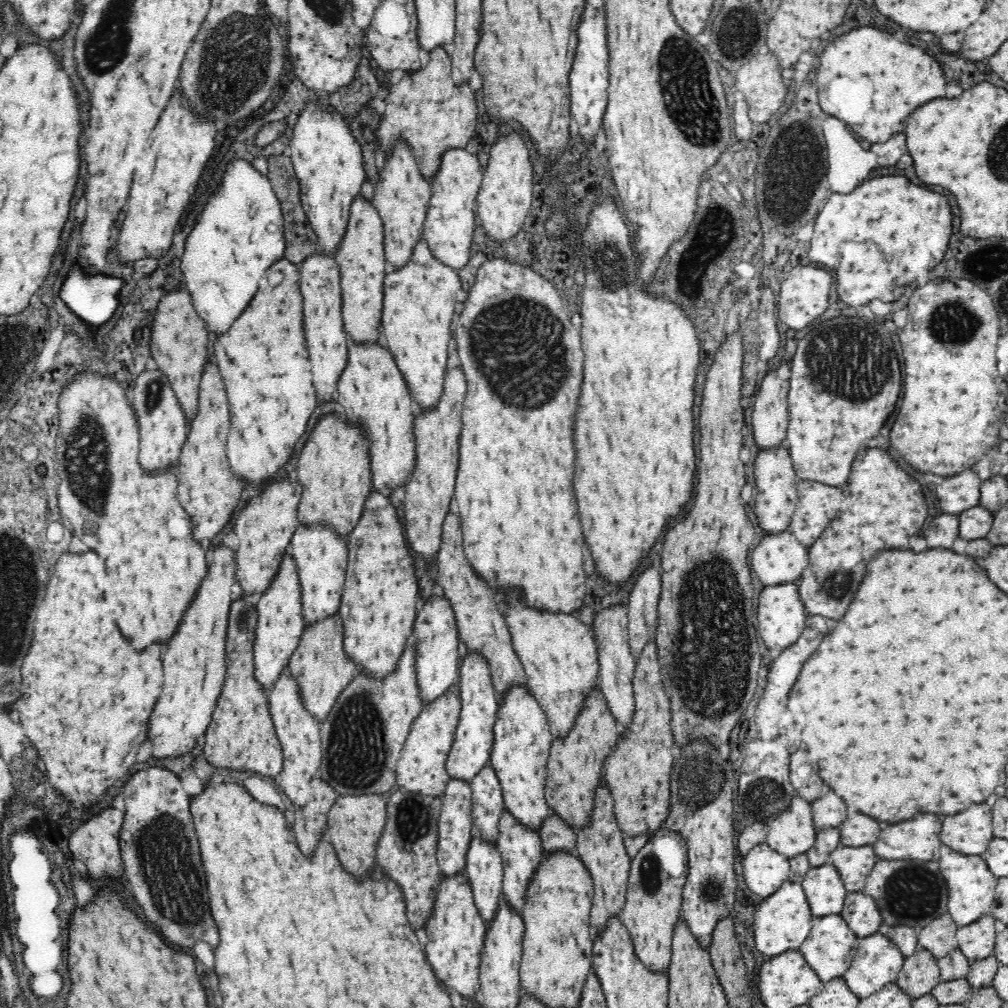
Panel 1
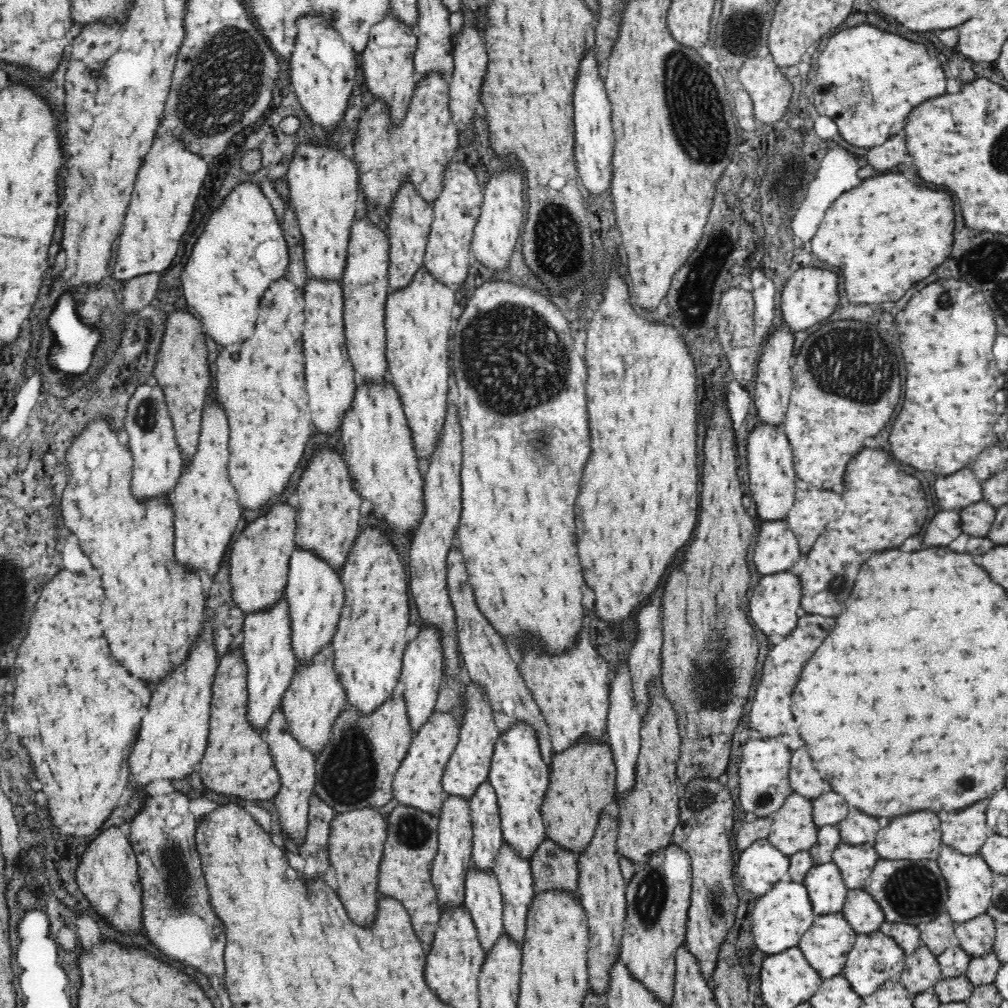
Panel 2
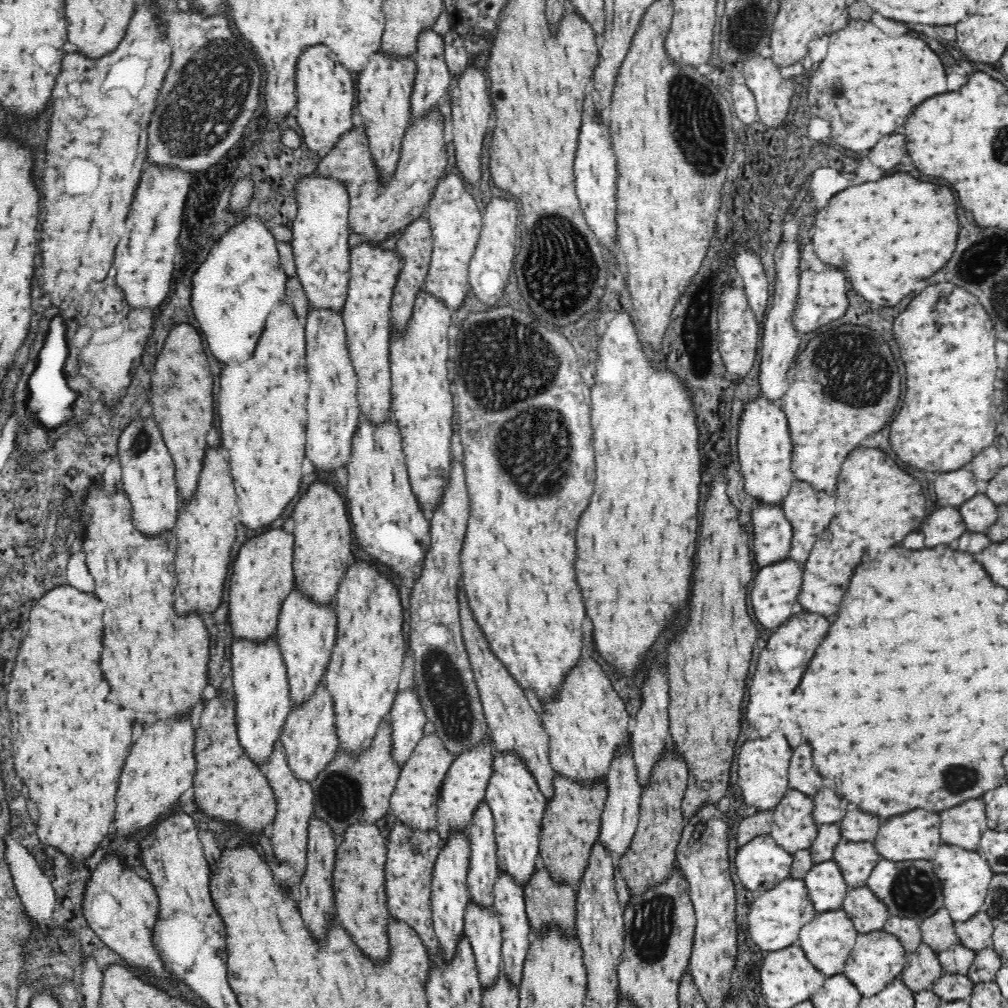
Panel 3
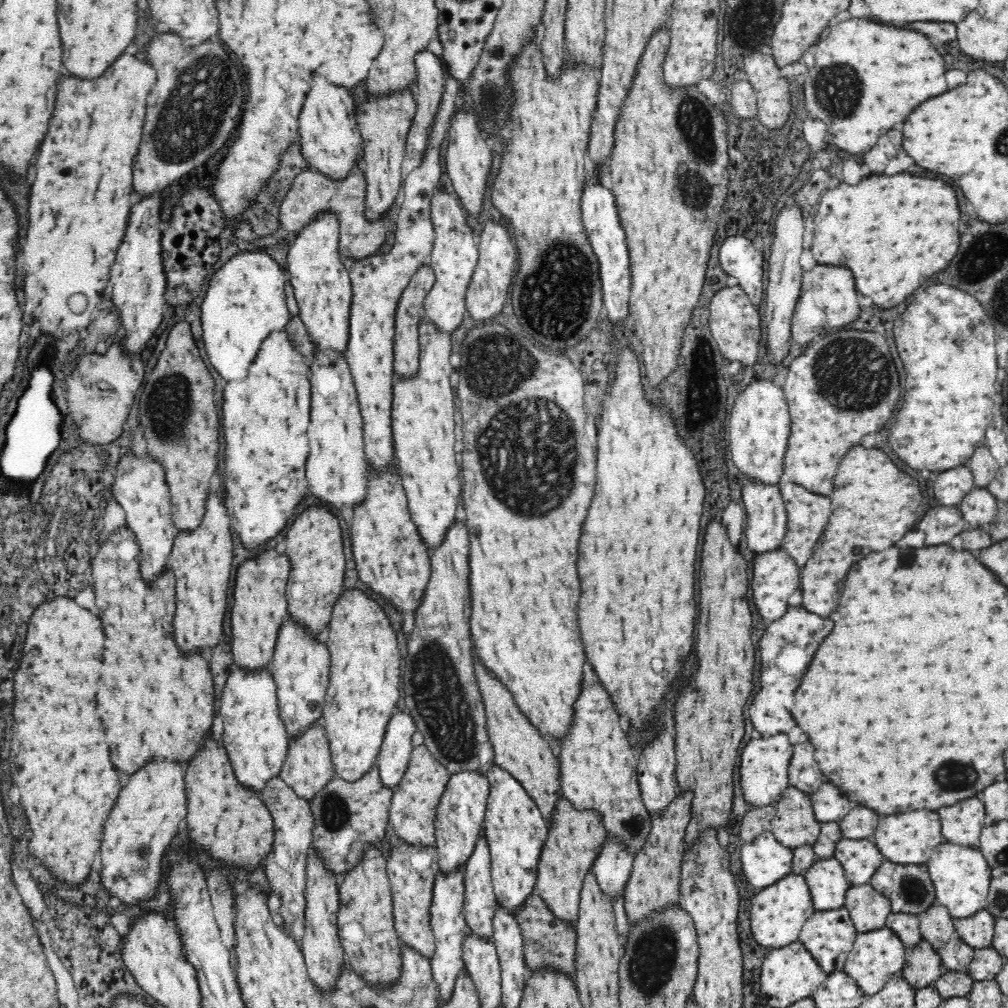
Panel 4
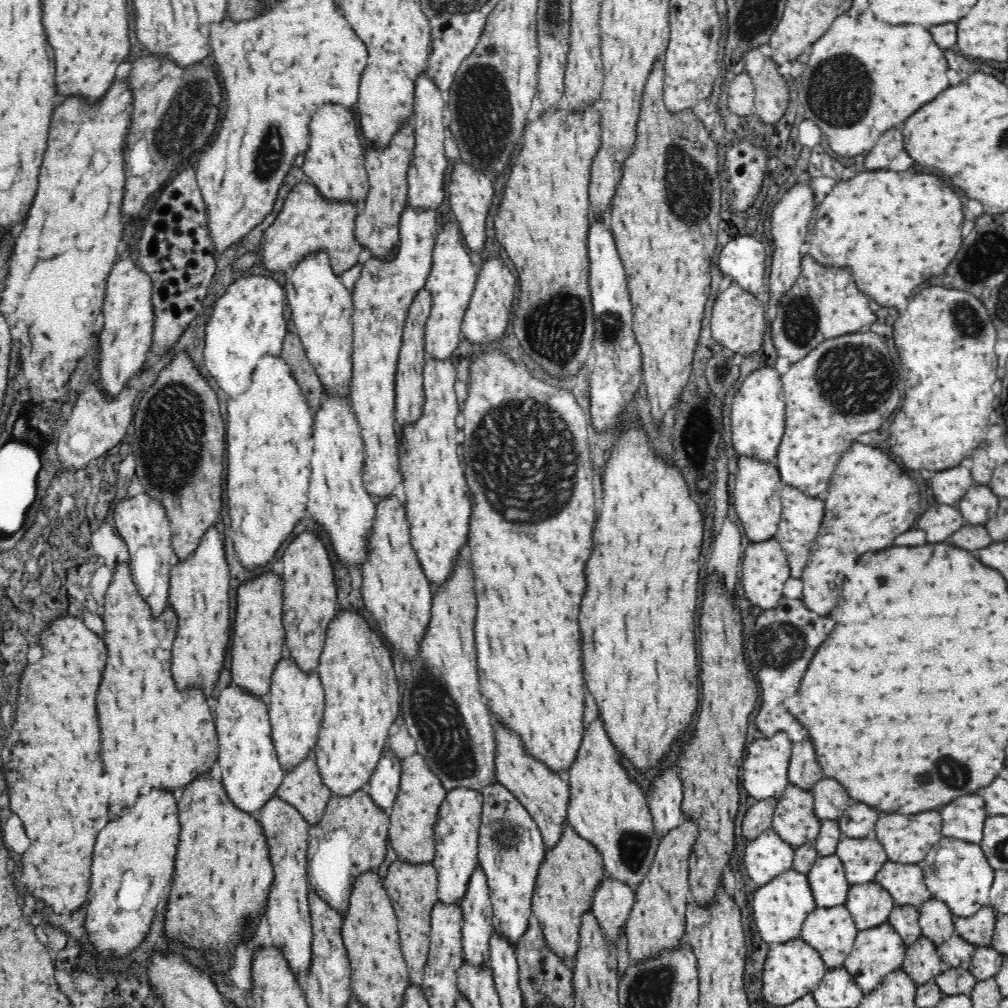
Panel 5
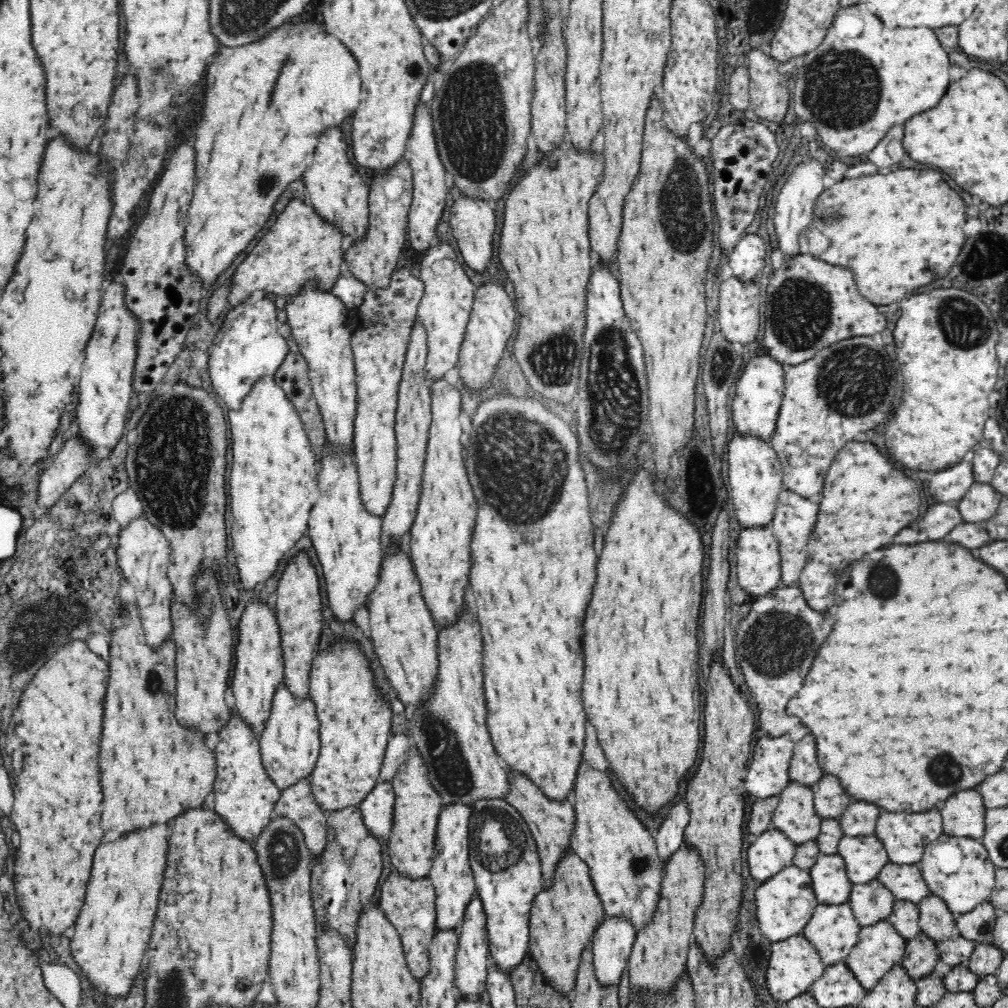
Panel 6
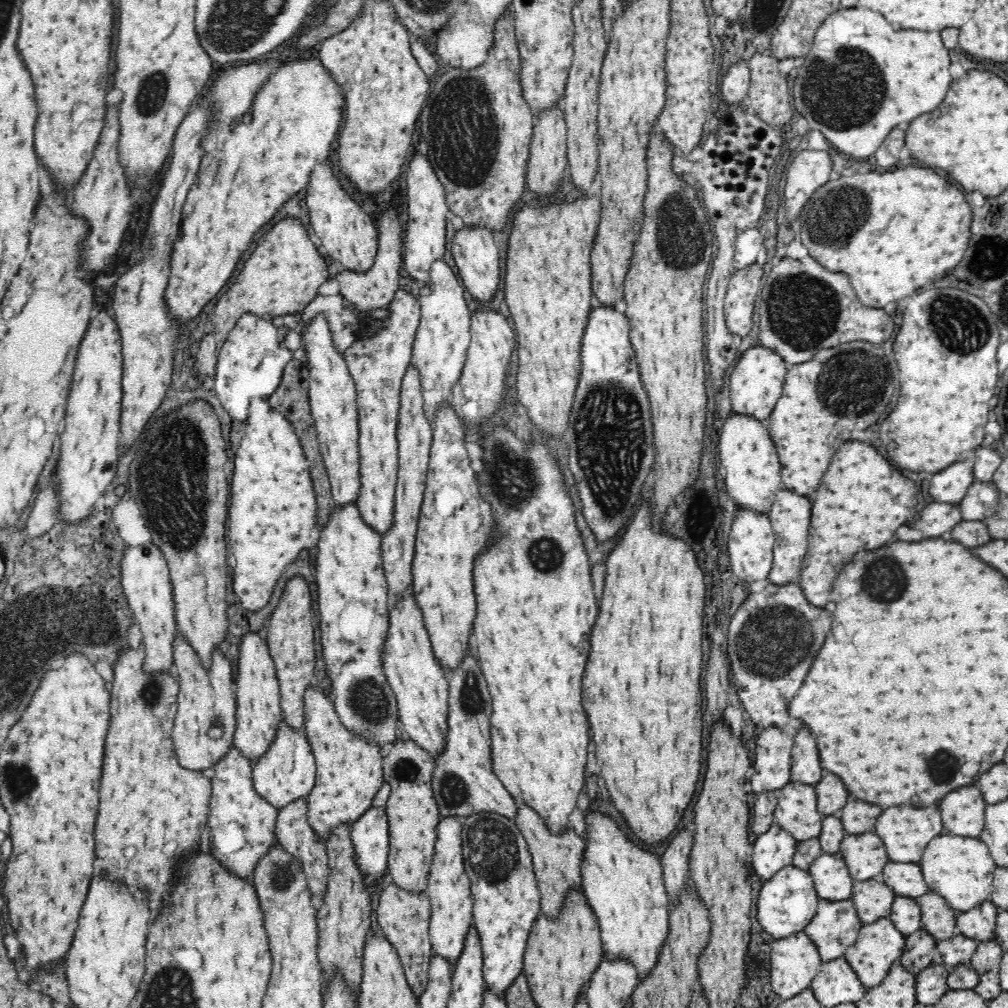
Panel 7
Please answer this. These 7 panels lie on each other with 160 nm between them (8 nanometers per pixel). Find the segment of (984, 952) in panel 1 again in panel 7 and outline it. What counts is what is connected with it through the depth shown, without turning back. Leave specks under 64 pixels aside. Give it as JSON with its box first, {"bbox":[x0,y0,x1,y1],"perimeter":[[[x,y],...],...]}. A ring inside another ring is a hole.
{"bbox":[955,900,997,941],"perimeter":[[[990,900],[982,902],[968,912],[957,912],[955,917],[956,933],[976,941],[993,940],[997,914],[996,905]]]}

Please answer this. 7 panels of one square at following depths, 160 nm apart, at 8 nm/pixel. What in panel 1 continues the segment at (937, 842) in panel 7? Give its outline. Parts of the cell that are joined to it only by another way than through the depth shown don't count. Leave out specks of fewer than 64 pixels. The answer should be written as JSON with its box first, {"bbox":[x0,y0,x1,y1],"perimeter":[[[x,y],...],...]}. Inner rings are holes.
{"bbox":[940,846,997,926],"perimeter":[[[944,846],[940,854],[940,870],[947,882],[948,913],[957,925],[968,926],[984,915],[992,915],[991,904],[995,896],[997,878],[981,856],[962,856],[952,848]]]}

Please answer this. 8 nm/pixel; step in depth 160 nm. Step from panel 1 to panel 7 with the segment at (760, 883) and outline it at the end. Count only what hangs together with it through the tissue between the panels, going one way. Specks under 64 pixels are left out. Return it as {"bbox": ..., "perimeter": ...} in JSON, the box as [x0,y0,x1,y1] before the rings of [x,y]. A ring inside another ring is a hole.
{"bbox":[750,824,798,881],"perimeter":[[[773,824],[765,833],[757,836],[753,844],[750,866],[752,866],[762,881],[771,879],[781,868],[793,864],[793,856],[797,849],[798,841],[780,825]]]}

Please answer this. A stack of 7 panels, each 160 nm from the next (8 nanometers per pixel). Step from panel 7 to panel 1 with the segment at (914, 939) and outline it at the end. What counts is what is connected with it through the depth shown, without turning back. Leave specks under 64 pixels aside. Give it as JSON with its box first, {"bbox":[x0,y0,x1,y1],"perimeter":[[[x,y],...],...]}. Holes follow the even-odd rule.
{"bbox":[896,948,941,999],"perimeter":[[[919,948],[903,960],[896,983],[915,999],[931,993],[941,981],[937,958],[930,951]]]}

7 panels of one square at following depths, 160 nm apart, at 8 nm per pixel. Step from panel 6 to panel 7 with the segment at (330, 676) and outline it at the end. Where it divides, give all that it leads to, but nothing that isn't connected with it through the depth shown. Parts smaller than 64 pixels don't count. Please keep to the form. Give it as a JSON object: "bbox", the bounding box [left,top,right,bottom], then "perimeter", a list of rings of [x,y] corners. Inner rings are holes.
{"bbox":[303,688,384,844],"perimeter":[[[307,688],[304,696],[303,734],[308,739],[315,759],[315,785],[307,796],[308,824],[326,844],[333,830],[340,825],[353,825],[370,807],[378,789],[383,785],[384,752],[376,745],[368,745],[362,737],[350,733],[340,723],[334,703],[324,690]]]}

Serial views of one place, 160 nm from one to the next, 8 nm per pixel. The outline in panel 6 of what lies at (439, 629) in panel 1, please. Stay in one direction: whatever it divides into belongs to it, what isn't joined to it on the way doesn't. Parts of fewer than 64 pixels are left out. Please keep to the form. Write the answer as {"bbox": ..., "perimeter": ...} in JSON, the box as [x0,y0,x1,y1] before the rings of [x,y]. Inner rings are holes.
{"bbox":[359,781,394,845],"perimeter":[[[379,781],[368,796],[359,804],[364,827],[380,845],[387,844],[392,834],[394,818],[394,791],[391,783]]]}

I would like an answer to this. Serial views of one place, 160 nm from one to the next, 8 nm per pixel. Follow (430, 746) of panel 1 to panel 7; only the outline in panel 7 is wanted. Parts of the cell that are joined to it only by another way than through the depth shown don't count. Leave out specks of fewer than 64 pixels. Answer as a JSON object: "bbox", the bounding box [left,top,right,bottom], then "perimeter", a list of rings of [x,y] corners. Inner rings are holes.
{"bbox":[383,740,442,893],"perimeter":[[[396,740],[383,754],[383,783],[390,785],[390,796],[384,806],[388,819],[388,837],[390,837],[386,876],[388,882],[393,882],[406,892],[421,893],[426,891],[429,883],[429,872],[437,840],[437,826],[442,819],[432,786],[435,765],[435,760],[410,740]]]}

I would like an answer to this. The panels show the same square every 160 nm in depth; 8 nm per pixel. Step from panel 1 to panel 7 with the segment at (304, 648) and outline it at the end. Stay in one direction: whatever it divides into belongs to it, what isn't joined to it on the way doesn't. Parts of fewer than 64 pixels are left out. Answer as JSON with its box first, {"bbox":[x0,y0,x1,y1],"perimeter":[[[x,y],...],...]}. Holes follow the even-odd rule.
{"bbox":[275,799,330,907],"perimeter":[[[307,799],[295,800],[278,811],[275,824],[275,844],[292,855],[298,863],[302,863],[302,873],[306,877],[306,887],[310,891],[311,900],[314,901],[313,905],[317,907],[324,900],[330,869],[326,844],[318,841],[318,835],[312,831],[312,827],[308,824]]]}

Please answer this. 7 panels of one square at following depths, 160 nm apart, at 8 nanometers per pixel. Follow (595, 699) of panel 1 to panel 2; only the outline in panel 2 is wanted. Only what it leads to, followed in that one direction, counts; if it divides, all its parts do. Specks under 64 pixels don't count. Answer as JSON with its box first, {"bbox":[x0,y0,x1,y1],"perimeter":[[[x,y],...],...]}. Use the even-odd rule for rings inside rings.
{"bbox":[541,734,616,856],"perimeter":[[[585,734],[564,752],[554,754],[549,767],[549,785],[541,806],[546,839],[579,856],[591,843],[604,806],[616,797],[613,753],[607,738],[594,741]]]}

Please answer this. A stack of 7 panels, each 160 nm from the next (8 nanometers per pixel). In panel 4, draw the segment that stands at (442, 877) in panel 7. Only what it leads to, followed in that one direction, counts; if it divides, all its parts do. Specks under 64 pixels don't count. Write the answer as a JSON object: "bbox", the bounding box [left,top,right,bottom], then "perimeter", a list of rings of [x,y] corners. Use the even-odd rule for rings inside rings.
{"bbox":[435,770,490,873],"perimeter":[[[460,770],[450,775],[446,790],[438,803],[435,818],[435,844],[438,851],[438,870],[450,873],[452,869],[465,870],[475,844],[480,840],[489,797],[490,783],[487,777],[474,770]]]}

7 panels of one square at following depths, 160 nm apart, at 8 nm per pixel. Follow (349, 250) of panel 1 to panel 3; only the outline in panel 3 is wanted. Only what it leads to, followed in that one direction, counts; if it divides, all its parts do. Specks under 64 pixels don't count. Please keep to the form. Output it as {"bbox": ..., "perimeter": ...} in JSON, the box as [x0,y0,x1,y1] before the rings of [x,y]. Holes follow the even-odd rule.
{"bbox":[342,242,403,425],"perimeter":[[[360,242],[350,252],[349,288],[346,302],[342,312],[342,322],[345,324],[346,344],[355,373],[357,374],[358,402],[361,415],[373,425],[386,420],[391,412],[391,369],[390,369],[390,343],[391,343],[391,300],[395,285],[398,284],[398,275],[403,263],[399,254],[394,250],[394,256],[366,256],[366,244]]]}

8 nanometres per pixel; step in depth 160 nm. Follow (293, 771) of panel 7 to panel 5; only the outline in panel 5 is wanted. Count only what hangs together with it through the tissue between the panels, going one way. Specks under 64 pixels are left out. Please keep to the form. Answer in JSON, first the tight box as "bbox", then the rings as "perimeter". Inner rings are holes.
{"bbox":[266,647,324,773],"perimeter":[[[285,647],[285,655],[271,676],[270,692],[266,698],[272,744],[280,767],[287,773],[302,764],[315,750],[324,712],[323,685],[315,670],[310,674],[300,671]]]}

